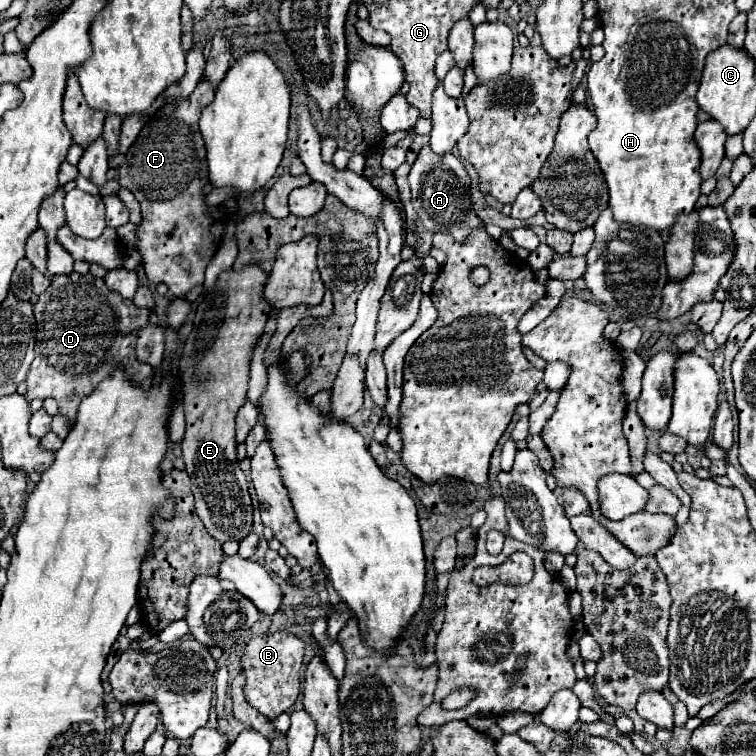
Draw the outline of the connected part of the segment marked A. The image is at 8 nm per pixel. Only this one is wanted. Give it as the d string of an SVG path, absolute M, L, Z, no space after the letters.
M425 145L419 151L409 173L409 183L413 191L413 207L417 211L423 229L433 233L449 231L457 241L465 241L469 231L481 225L481 221L473 215L469 207L469 181L471 179L465 167L453 153L437 155L431 151L429 145Z

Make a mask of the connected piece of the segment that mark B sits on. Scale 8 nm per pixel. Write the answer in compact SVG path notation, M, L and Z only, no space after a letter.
M275 631L265 635L251 635L241 653L241 669L245 673L245 701L261 711L267 719L275 719L293 707L299 697L299 673L305 657L305 643L291 631Z

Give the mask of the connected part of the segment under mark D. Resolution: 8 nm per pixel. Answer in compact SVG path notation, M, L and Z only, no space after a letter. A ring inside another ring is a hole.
M75 271L69 273L69 275L55 275L51 279L49 289L35 303L37 347L35 347L35 359L33 359L29 375L27 375L27 393L25 393L27 401L55 397L57 403L59 403L59 413L67 415L73 421L75 413L77 413L79 399L89 395L97 387L97 383L101 383L101 379L105 379L111 373L111 369L117 367L117 365L123 365L127 369L127 373L139 385L145 385L145 389L147 389L151 385L153 367L137 361L135 341L137 341L139 327L149 321L149 313L151 313L149 309L135 307L133 301L123 299L121 295L109 291L105 287L103 279L99 279L99 277L79 275Z

